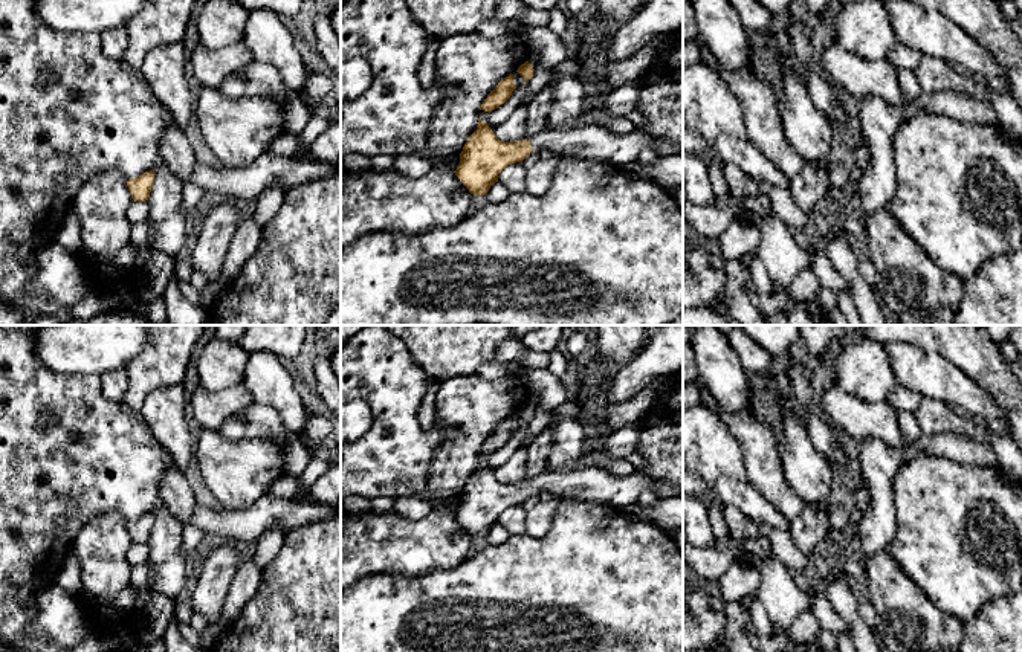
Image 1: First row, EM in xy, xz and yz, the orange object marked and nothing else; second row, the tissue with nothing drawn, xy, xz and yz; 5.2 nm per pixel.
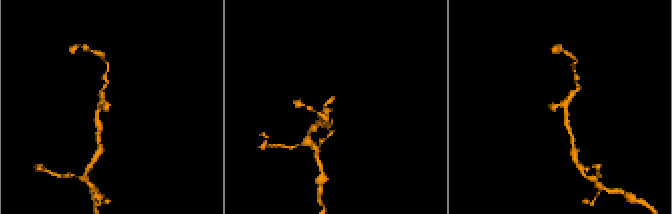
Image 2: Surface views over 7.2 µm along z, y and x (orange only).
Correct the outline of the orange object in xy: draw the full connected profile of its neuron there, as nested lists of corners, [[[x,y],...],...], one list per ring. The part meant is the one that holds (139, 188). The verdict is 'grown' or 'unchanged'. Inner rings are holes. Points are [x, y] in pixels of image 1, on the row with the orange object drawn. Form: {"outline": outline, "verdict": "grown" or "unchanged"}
{"outline": [[[154,169],[145,171],[142,176],[128,179],[127,186],[134,202],[145,202],[150,197],[154,183]]], "verdict": "unchanged"}

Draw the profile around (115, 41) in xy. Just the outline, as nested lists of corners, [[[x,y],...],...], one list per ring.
[[[124,26],[108,29],[101,34],[102,40],[102,52],[110,60],[118,60],[122,56],[122,53],[127,49],[128,44],[128,34]]]

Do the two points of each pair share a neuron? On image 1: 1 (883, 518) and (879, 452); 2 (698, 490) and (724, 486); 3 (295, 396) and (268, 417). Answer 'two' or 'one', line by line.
1: one
2: two
3: two

